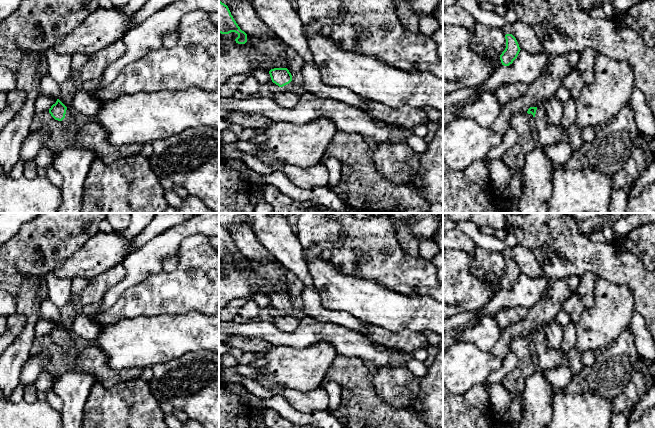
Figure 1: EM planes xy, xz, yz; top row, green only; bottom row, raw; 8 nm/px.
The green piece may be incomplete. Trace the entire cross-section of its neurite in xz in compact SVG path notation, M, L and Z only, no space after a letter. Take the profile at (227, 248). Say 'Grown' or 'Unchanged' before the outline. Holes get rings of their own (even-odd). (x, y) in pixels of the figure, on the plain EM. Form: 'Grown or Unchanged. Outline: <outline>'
Unchanged. Outline: M219 225L219 257L229 258L235 256L238 261L235 263L238 268L247 266L247 258L240 253L227 229Z

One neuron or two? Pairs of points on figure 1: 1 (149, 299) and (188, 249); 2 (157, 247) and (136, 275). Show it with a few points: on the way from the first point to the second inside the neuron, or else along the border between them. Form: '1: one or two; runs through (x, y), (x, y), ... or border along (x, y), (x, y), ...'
1: one; runs through (162, 290), (188, 262)
2: one; runs through (152, 254), (138, 268)

